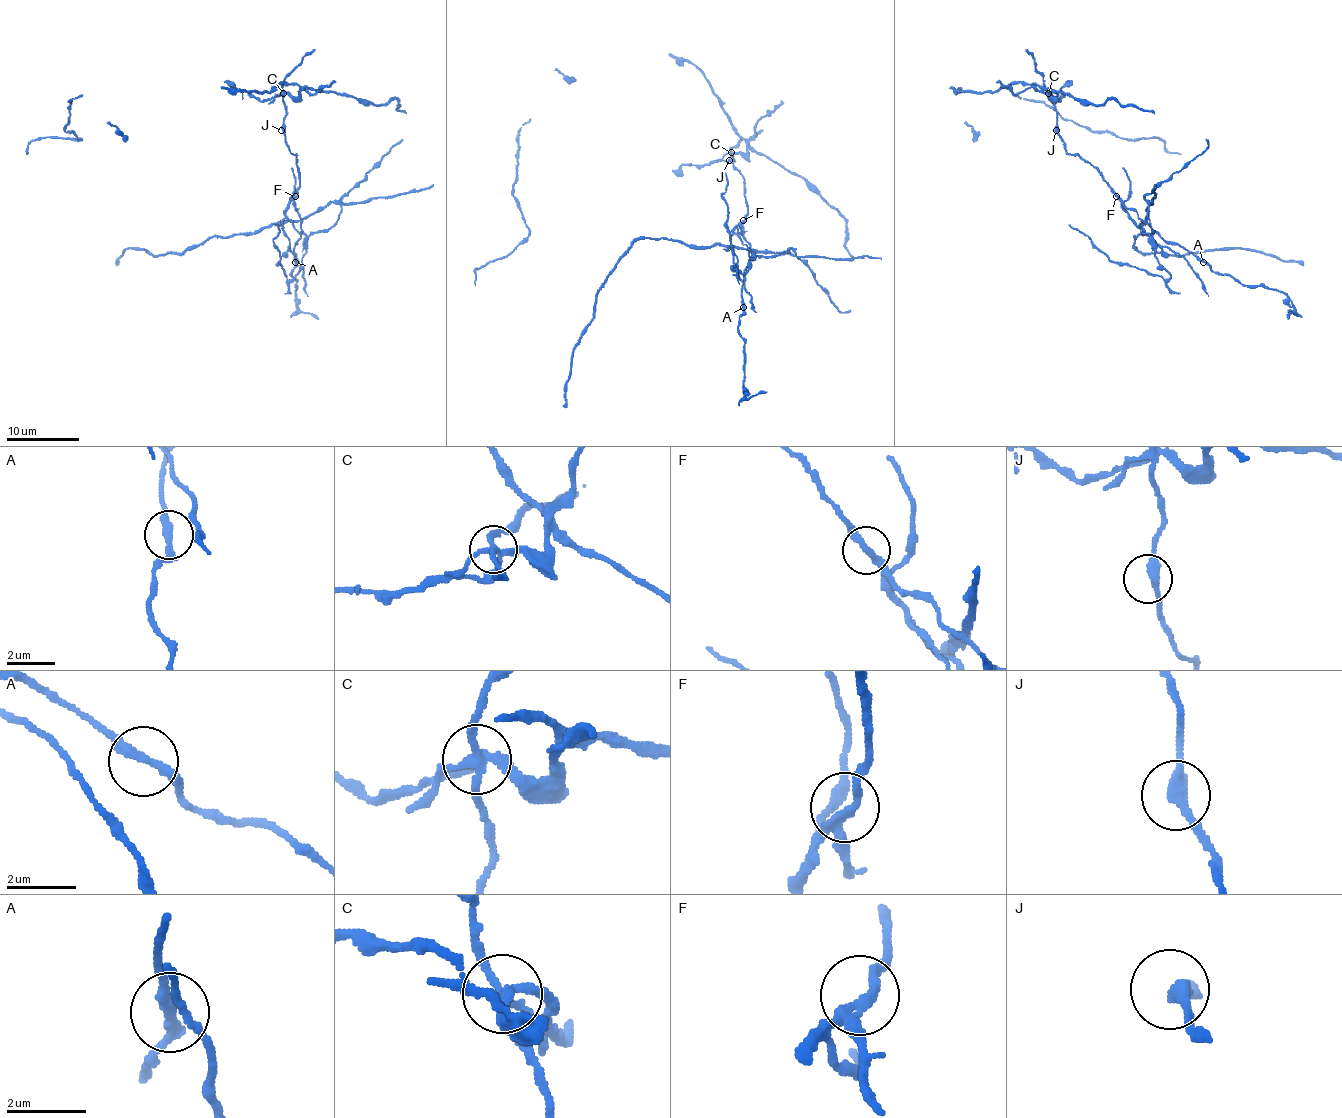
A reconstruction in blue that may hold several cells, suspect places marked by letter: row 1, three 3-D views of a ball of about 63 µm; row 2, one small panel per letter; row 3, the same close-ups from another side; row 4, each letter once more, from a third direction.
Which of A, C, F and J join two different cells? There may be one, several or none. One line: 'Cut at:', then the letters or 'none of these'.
Cut at: C, F

